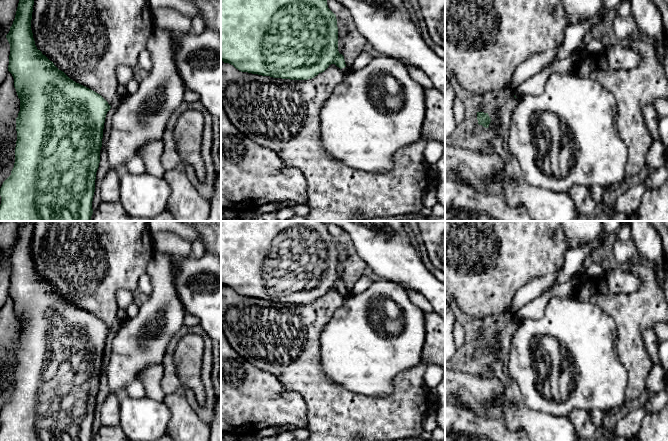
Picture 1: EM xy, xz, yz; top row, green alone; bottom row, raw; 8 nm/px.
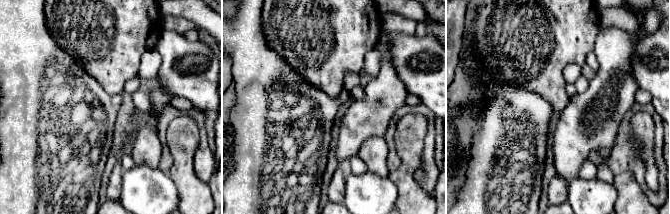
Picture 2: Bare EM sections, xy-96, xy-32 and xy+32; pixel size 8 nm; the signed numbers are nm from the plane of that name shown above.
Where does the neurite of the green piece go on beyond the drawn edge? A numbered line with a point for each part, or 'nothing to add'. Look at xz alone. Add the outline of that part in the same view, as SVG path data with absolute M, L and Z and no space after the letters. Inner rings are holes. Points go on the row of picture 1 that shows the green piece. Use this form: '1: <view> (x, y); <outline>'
1: xz (342, 88); M346 66L344 68L342 68L341 70L343 72L344 77L343 77L342 82L335 87L335 89L333 91L333 94L335 94L335 95L345 94L348 91L348 85L346 83L346 77L348 76L351 68Z

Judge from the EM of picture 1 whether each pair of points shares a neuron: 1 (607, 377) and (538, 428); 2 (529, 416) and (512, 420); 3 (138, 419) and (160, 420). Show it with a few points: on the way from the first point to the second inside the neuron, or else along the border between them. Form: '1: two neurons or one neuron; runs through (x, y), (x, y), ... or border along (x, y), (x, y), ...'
1: two neurons; border along (532, 409), (538, 412), (566, 416)
2: one neuron; runs through (525, 417), (516, 417)
3: one neuron; runs through (143, 419), (155, 420)

